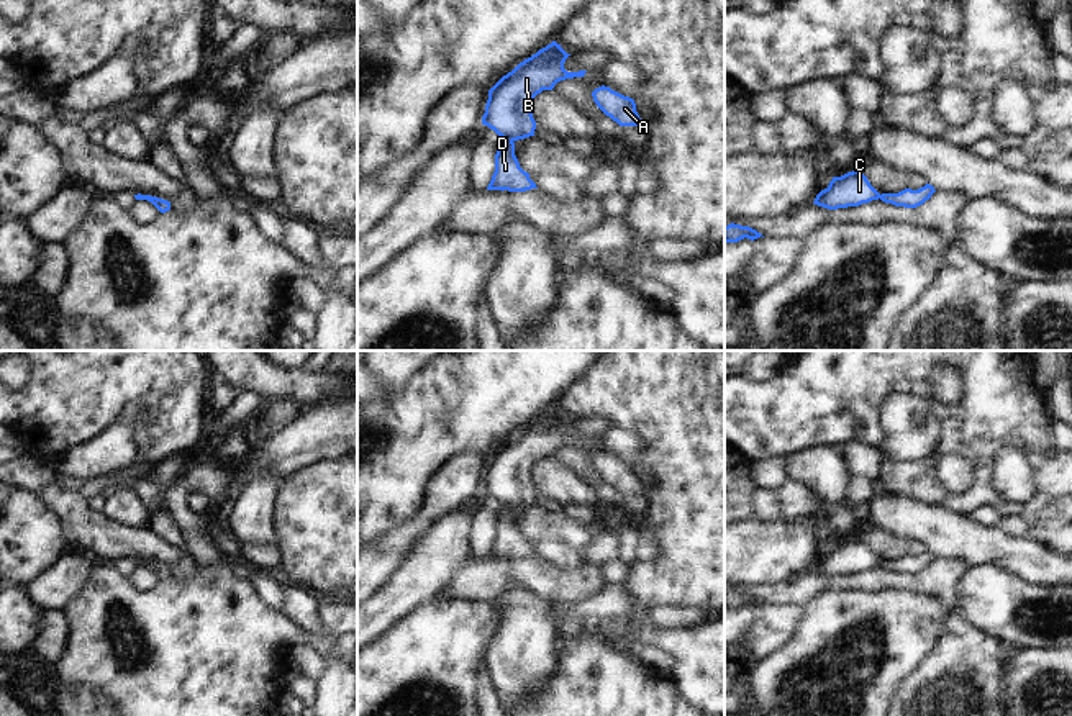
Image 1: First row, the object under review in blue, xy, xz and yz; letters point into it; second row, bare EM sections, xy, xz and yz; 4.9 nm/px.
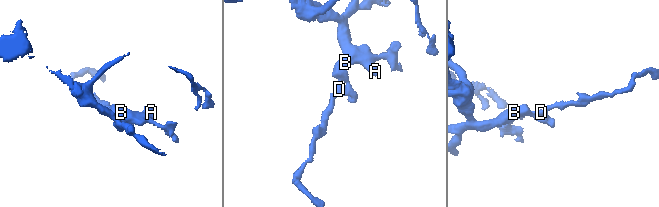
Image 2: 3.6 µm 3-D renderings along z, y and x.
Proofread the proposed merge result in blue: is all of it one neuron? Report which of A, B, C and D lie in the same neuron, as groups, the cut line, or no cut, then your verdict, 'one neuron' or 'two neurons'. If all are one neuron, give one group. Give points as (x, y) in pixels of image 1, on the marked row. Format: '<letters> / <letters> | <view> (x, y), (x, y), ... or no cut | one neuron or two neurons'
A B C D | no cut | one neuron

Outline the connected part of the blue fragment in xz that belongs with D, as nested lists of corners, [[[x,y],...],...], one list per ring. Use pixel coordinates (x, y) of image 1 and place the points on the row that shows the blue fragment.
[[[552,41],[503,75],[490,90],[482,125],[502,136],[495,154],[495,172],[487,190],[526,192],[538,188],[529,174],[520,167],[515,143],[534,136],[536,121],[531,100],[543,90],[552,90],[566,79],[584,77],[587,70],[567,72],[567,54]]]

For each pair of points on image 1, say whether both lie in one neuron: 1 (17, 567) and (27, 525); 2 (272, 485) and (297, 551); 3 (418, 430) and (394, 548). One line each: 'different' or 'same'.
1: same
2: different
3: different

